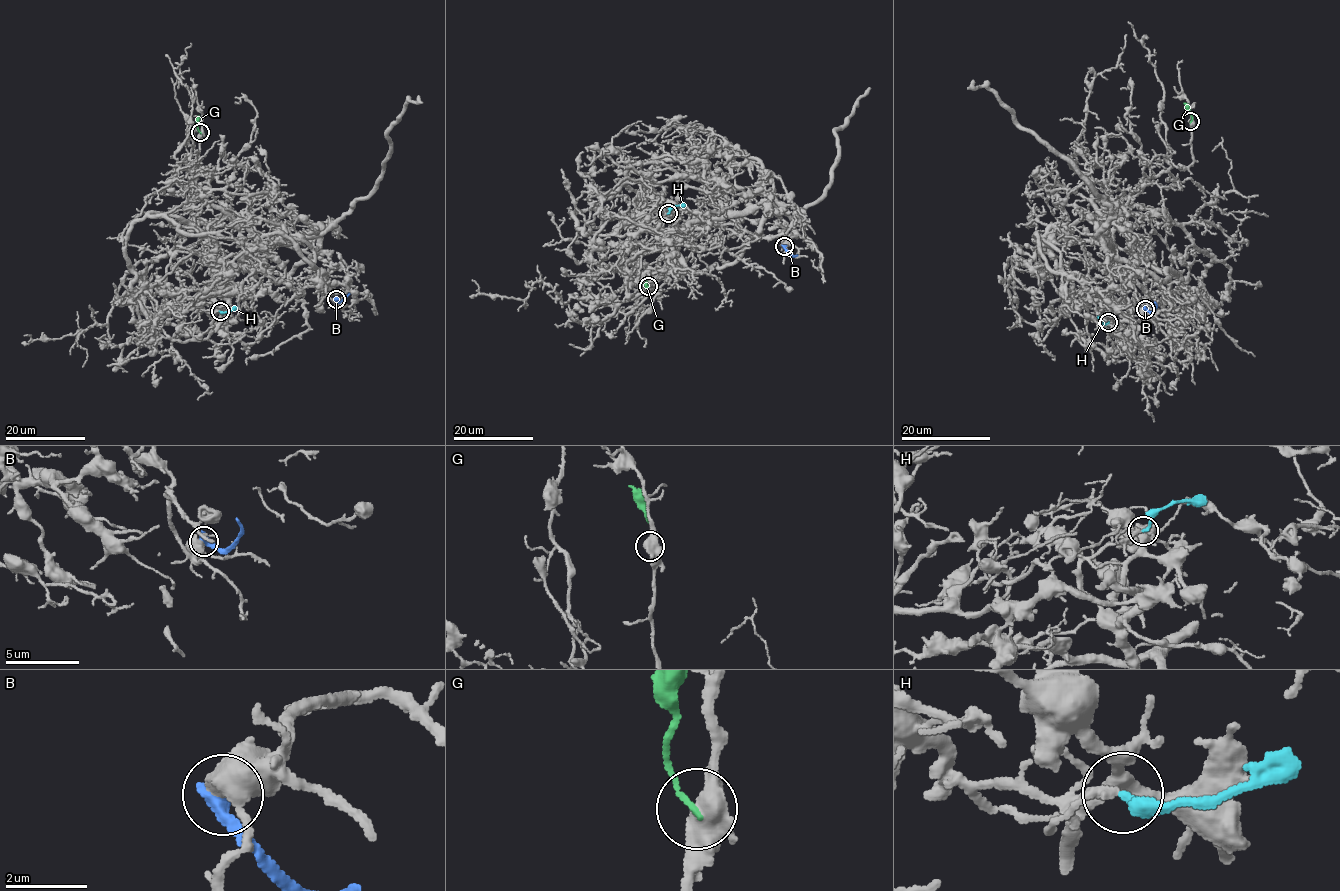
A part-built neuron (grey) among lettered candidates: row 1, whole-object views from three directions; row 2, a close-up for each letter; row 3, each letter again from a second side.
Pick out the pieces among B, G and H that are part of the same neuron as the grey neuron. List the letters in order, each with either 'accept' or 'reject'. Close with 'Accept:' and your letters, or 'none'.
B: reject
G: reject
H: accept
Accept: H

